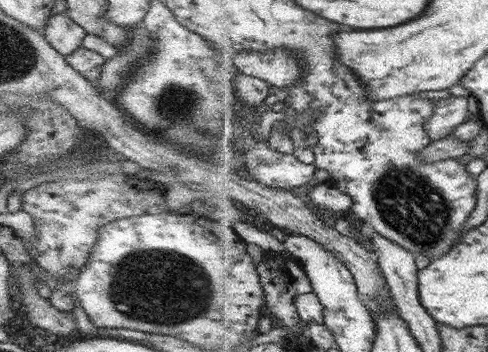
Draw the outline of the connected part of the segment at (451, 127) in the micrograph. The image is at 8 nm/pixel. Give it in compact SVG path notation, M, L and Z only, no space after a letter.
M451 97L436 101L435 116L428 121L426 128L435 141L447 139L456 128L468 121L468 98Z

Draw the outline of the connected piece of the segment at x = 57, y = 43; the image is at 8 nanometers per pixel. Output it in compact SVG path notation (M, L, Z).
M65 12L50 16L42 33L46 40L64 56L72 54L87 35L87 32Z

